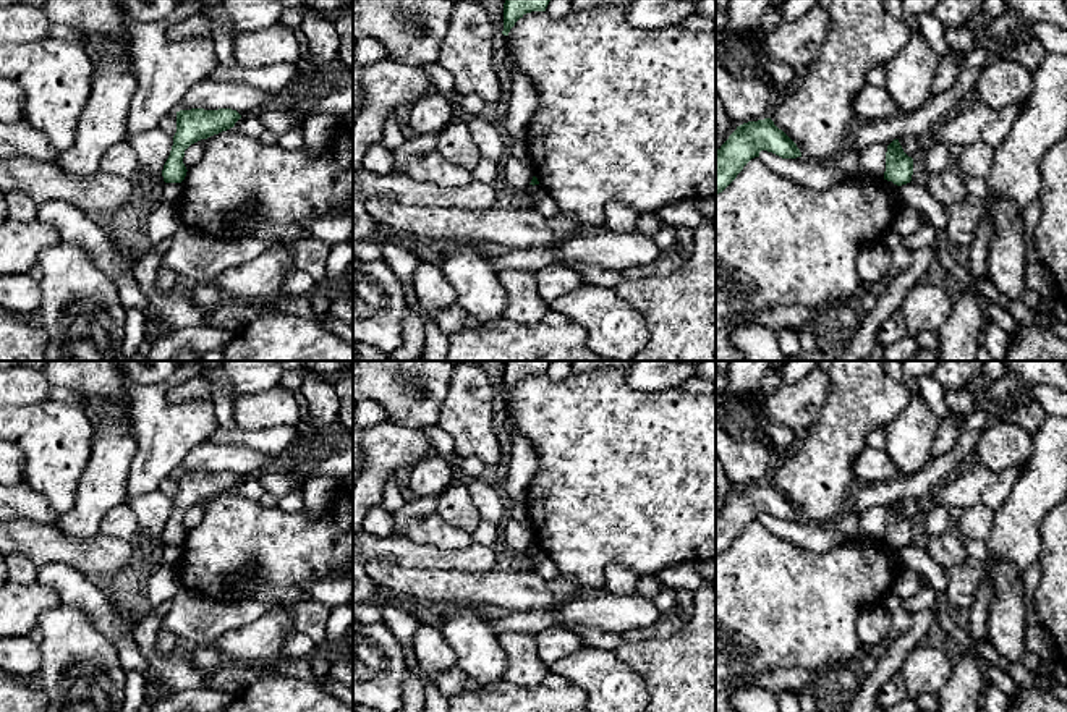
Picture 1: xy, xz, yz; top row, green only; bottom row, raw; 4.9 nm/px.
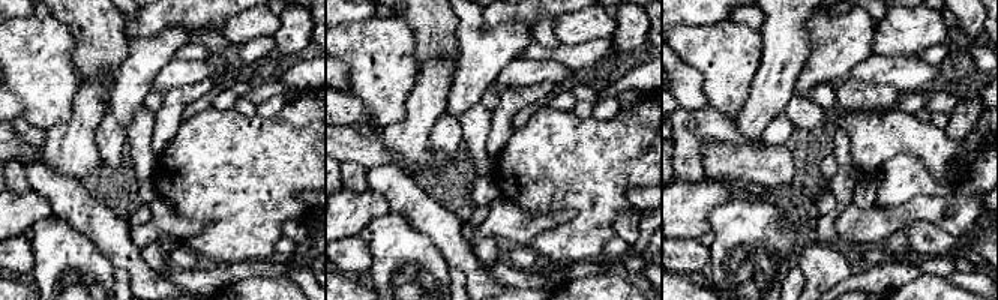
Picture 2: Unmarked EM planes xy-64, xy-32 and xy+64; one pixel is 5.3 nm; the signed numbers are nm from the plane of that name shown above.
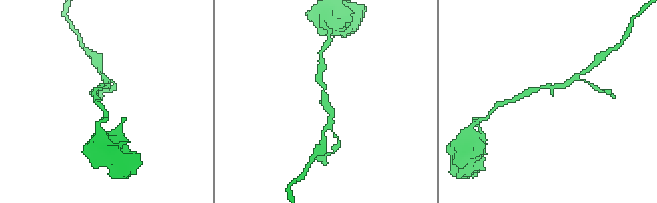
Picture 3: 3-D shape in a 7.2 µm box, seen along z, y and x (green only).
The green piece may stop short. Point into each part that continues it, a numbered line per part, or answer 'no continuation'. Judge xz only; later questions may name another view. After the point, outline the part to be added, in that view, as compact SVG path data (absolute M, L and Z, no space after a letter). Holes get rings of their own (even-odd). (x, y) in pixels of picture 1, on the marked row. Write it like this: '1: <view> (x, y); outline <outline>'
no continuation

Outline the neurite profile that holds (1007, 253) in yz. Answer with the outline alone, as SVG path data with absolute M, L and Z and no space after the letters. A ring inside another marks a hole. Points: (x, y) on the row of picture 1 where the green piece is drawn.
M996 197L991 204L996 231L989 246L989 278L1009 301L1022 299L1027 291L1027 231L1012 201Z

